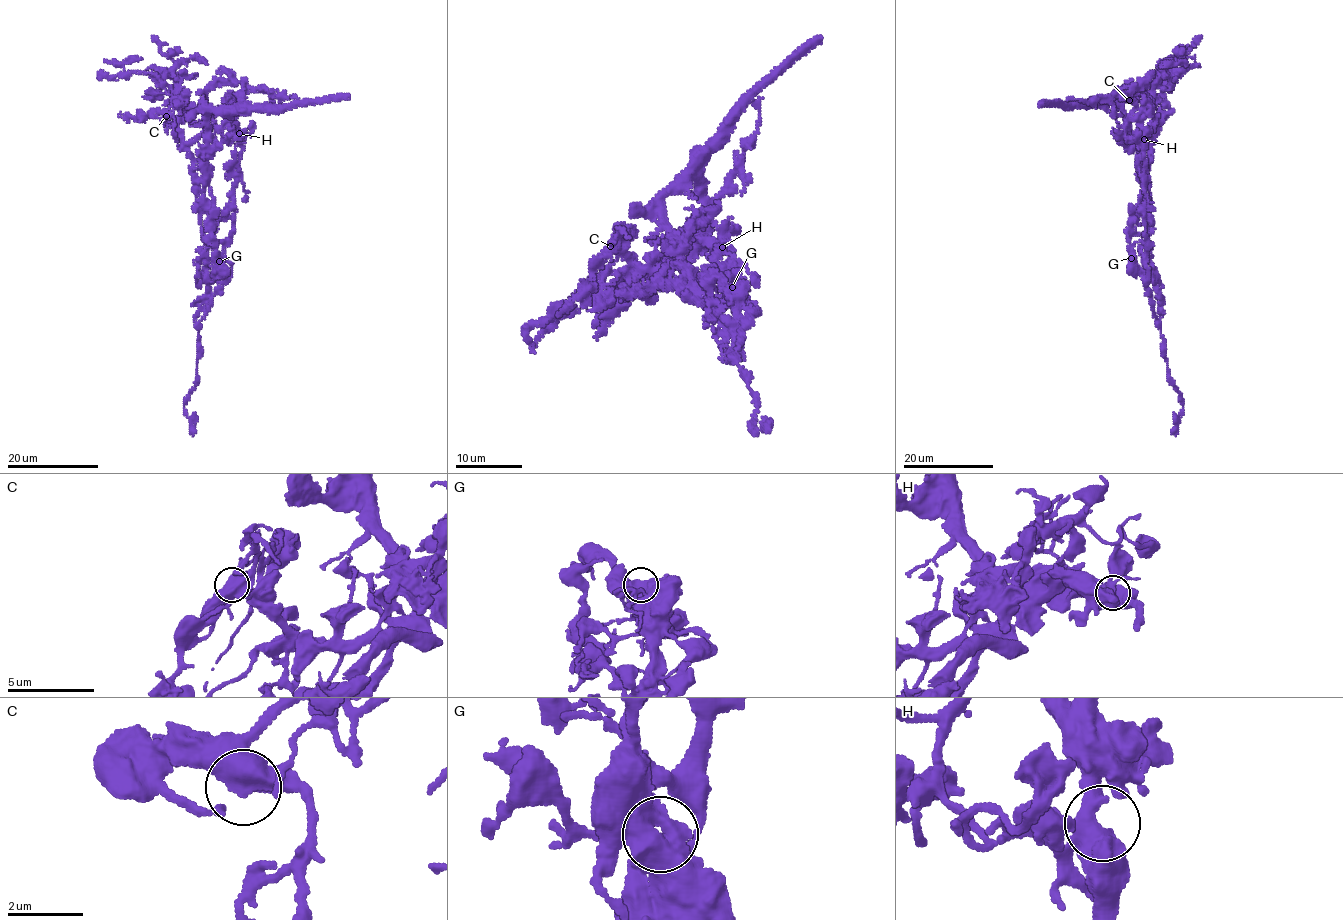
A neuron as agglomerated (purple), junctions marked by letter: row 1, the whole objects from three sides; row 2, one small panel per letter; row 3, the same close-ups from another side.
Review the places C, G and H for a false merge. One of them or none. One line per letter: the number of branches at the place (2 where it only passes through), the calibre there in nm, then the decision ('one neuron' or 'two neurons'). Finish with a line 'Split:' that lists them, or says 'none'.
C: branches 3; calibre 500 nm; one neuron
G: branches 3; calibre 600 nm; two neurons
H: branches 3; calibre 500 nm; one neuron
Split: G

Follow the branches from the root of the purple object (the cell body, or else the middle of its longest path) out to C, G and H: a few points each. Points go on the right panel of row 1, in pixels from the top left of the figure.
C: (1145, 195), (1148, 195), (1148, 152), (1164, 96), (1161, 88), (1138, 91), (1129, 100)
G: (1145, 195), (1128, 239), (1131, 257)
H: (1145, 195), (1139, 153), (1122, 137), (1139, 143), (1144, 139)

